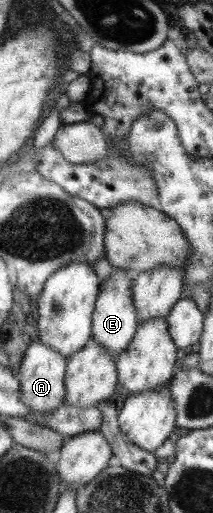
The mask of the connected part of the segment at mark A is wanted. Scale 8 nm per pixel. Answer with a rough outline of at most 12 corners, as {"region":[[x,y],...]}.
{"region":[[31,341],[16,378],[33,415],[65,397],[66,360]]}

